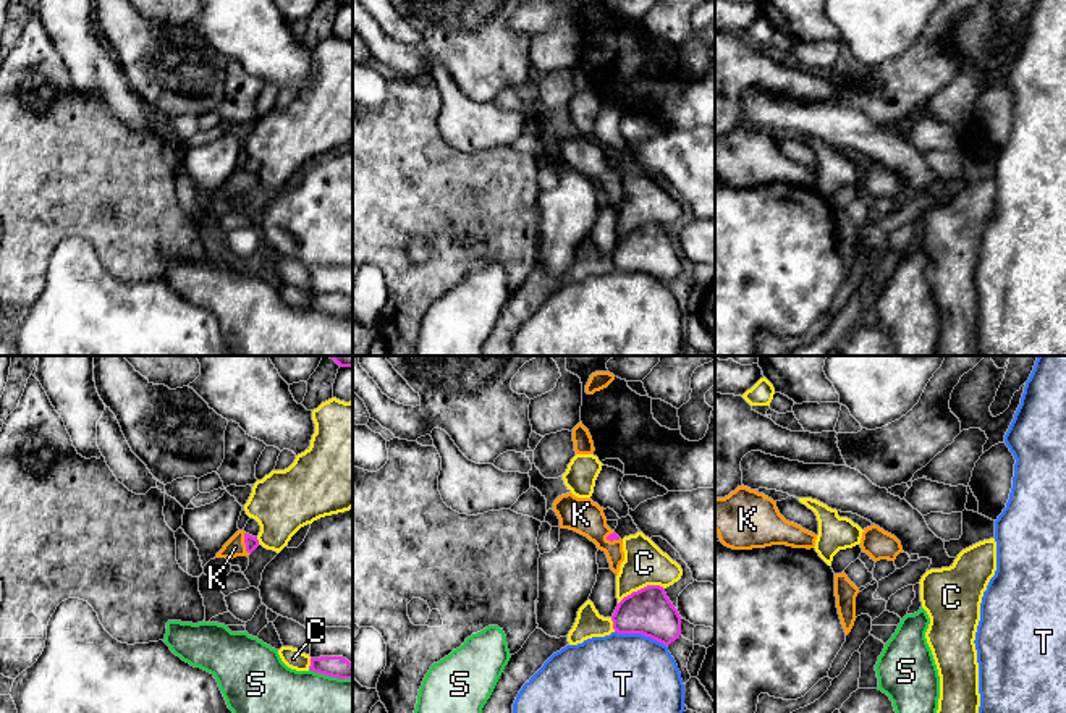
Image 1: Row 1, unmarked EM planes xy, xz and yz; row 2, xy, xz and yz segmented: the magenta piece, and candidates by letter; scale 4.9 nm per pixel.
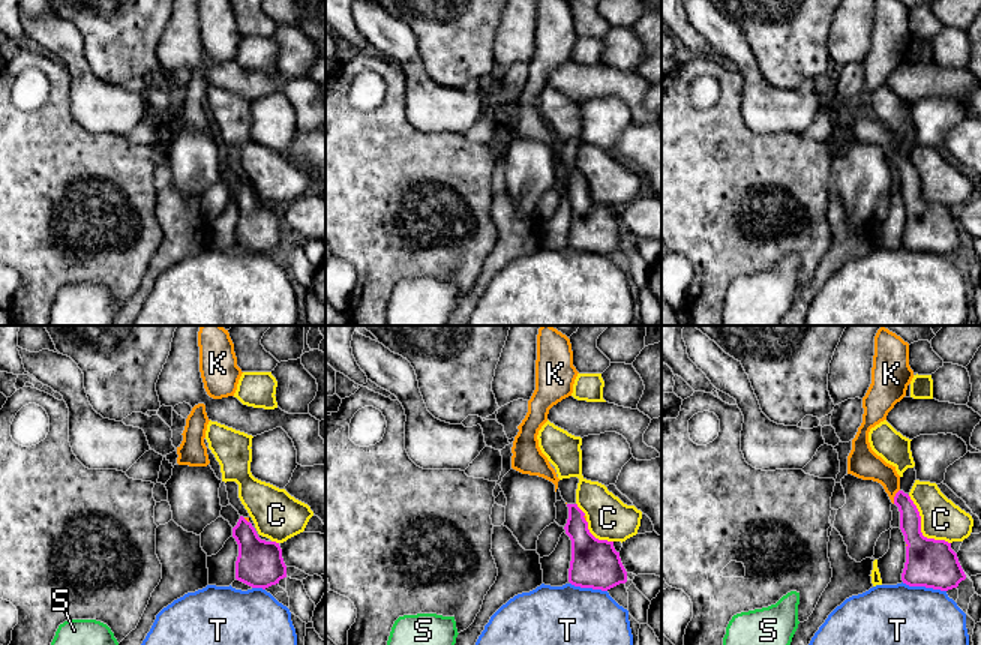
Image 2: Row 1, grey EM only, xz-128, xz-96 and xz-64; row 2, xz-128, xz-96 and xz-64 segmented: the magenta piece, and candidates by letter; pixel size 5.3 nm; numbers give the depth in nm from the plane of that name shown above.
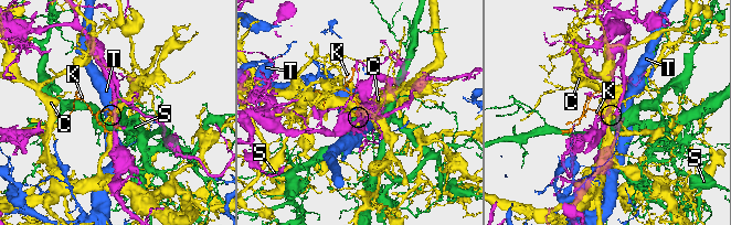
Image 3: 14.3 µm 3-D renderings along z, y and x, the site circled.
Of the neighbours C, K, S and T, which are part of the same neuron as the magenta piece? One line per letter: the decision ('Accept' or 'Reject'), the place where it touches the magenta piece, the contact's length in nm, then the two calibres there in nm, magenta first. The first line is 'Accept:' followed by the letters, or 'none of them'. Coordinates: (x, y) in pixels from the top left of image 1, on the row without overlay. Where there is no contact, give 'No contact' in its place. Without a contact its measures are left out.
Accept: K
C: Reject. Touches magenta at xz (641, 227). Shared border 240 nm. Thickness 240 nm (magenta) against 220 nm
K: Accept. Touches magenta at xy (245, 180). Shared border 110 nm. Thickness 70 nm (magenta) against 100 nm
S: Reject. Touches magenta at xy (330, 314). Shared border 220 nm. Thickness 110 nm (magenta) against 460 nm
T: Reject. Touches magenta at xz (641, 270). Shared border 260 nm. Thickness 240 nm (magenta) against 480 nm

